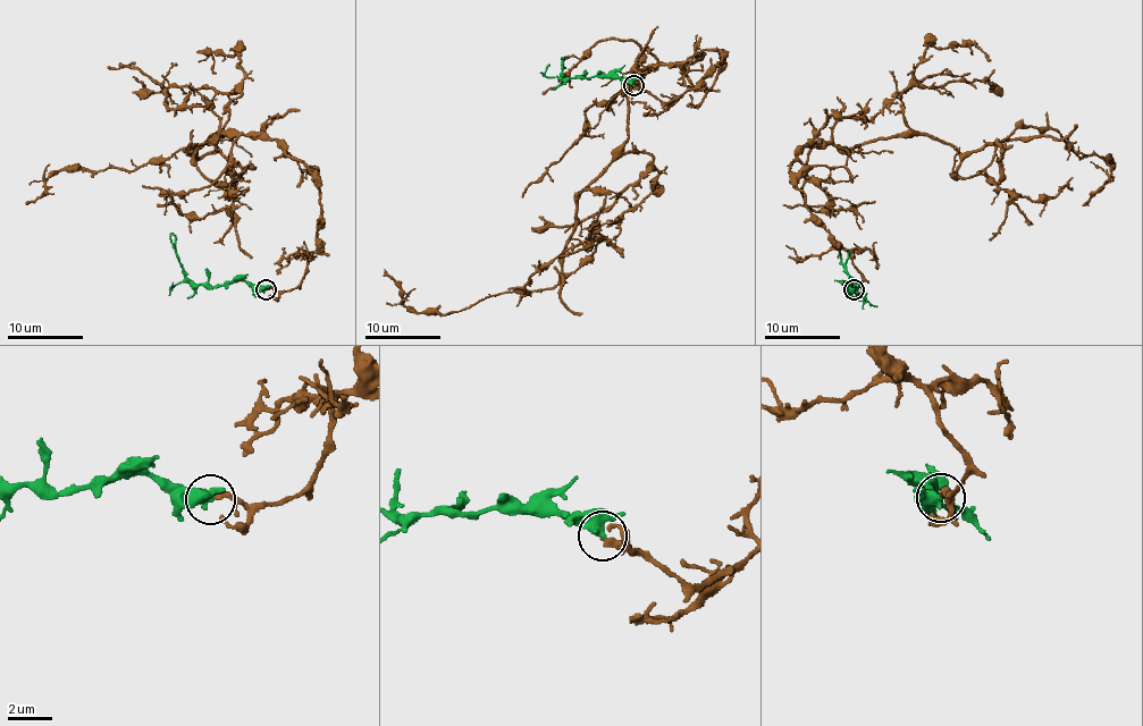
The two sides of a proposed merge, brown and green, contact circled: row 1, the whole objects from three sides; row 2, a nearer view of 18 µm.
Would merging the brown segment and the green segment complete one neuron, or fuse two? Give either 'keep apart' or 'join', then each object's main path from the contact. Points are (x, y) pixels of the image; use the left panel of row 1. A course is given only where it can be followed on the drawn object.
join; course brown (266, 289), (301, 284), (322, 213), (318, 177), (275, 138), (58, 170), (25, 203); course green (265, 288), (244, 280), (221, 285), (194, 285), (186, 277), (170, 242), (173, 233)

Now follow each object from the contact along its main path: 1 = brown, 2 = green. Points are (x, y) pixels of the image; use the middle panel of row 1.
1: (633, 86), (665, 101), (725, 58), (625, 92), (627, 142), (578, 194), (555, 286), (415, 313), (384, 270)
2: (633, 85), (616, 77), (566, 79), (562, 77), (561, 58), (565, 59)

